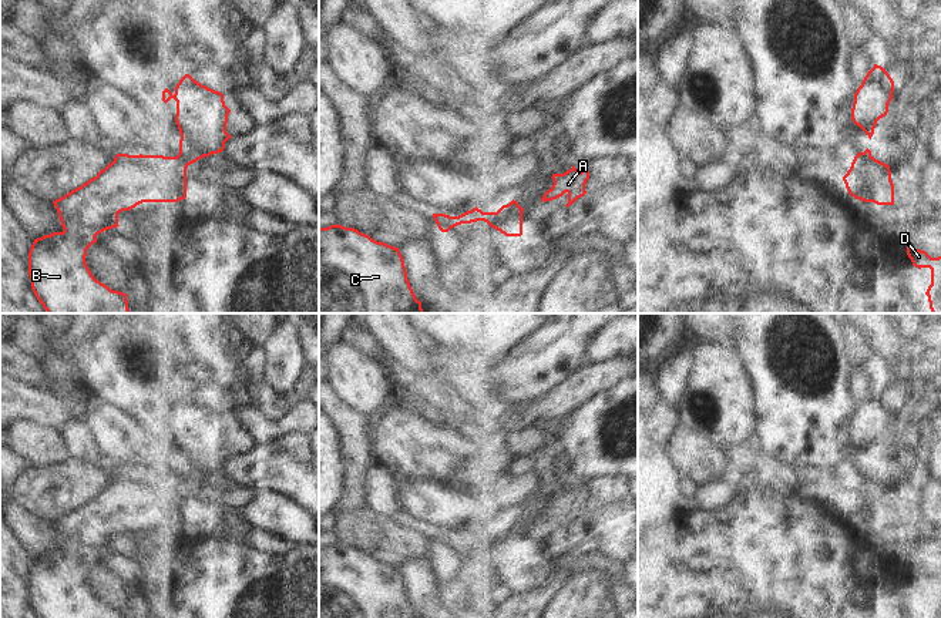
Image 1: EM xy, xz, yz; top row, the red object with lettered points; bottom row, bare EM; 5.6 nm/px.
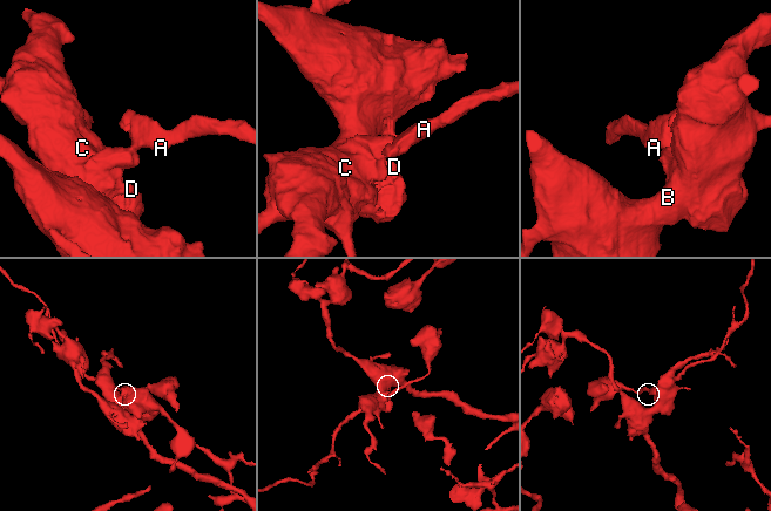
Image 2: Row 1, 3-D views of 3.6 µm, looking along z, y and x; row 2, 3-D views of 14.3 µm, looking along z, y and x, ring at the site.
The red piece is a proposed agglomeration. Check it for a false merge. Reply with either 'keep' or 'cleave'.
cleave

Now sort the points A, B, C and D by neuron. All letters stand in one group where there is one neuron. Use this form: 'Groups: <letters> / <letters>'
Groups: A / B C D.

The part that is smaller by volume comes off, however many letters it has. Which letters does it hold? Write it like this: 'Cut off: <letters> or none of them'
Cut off: A

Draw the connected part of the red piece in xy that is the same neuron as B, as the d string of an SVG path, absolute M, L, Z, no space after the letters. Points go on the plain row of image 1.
M117 473L94 497L53 520L63 551L34 558L28 571L28 594L37 618L127 618L97 599L87 585L87 568L97 554L120 545L118 533L142 521L178 521L186 517L186 487L178 476Z

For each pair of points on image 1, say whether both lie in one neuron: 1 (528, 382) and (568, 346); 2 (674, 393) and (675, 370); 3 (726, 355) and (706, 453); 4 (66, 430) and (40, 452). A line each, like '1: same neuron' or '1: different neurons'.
1: same neuron
2: same neuron
3: different neurons
4: different neurons

